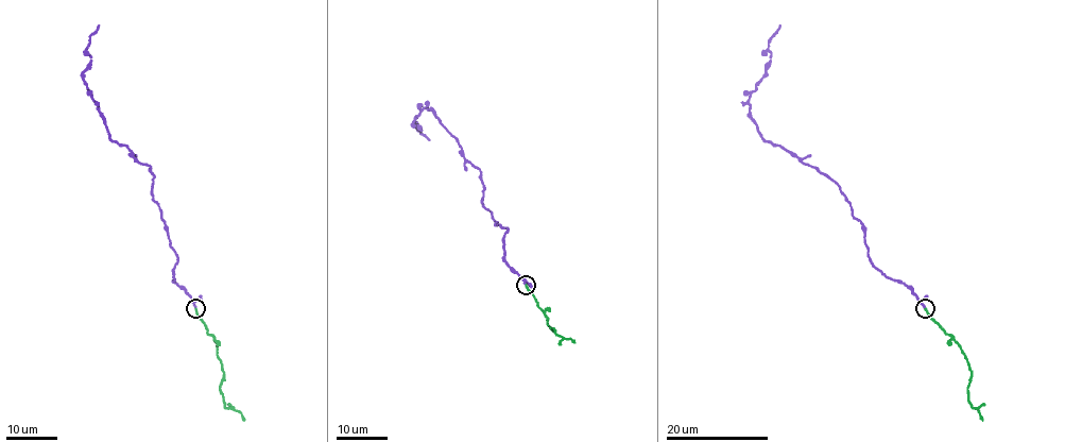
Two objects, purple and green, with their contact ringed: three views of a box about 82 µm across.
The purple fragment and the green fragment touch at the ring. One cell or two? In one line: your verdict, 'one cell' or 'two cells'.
one cell

